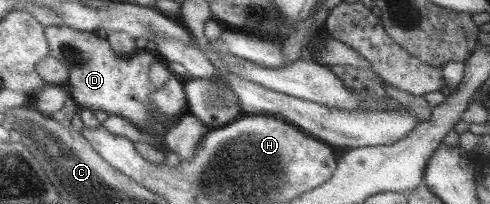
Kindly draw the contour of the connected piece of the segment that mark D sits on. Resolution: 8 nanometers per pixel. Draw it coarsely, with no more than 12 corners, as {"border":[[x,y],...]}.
{"border":[[47,25],[79,106],[145,131],[161,119],[159,56],[119,56],[108,38]]}

